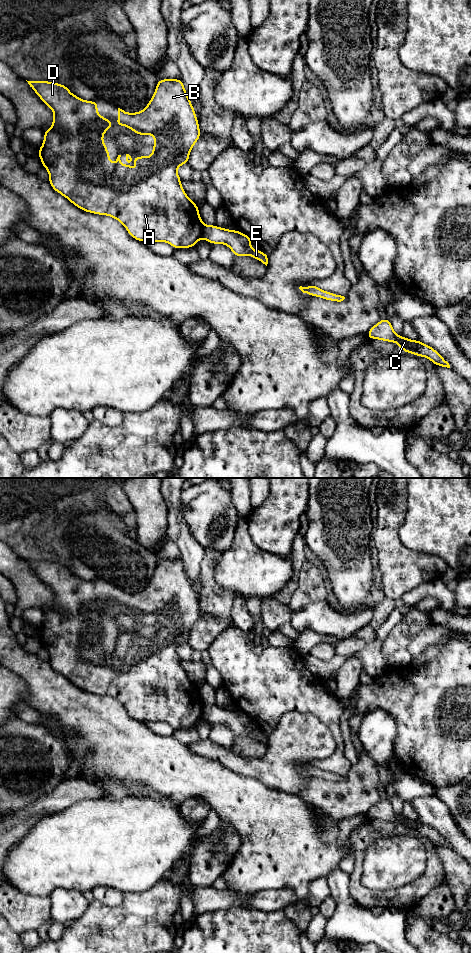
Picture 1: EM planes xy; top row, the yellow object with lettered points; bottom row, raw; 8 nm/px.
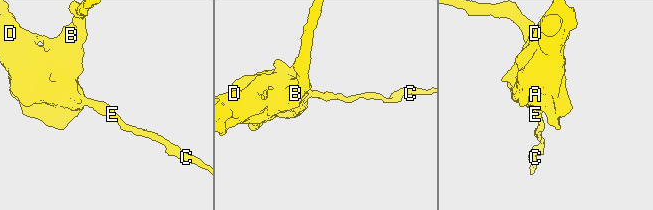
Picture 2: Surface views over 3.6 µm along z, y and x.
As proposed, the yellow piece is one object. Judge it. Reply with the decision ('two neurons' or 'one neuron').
two neurons

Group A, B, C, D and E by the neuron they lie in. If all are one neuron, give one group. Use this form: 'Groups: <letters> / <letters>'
Groups: A B D / C E

